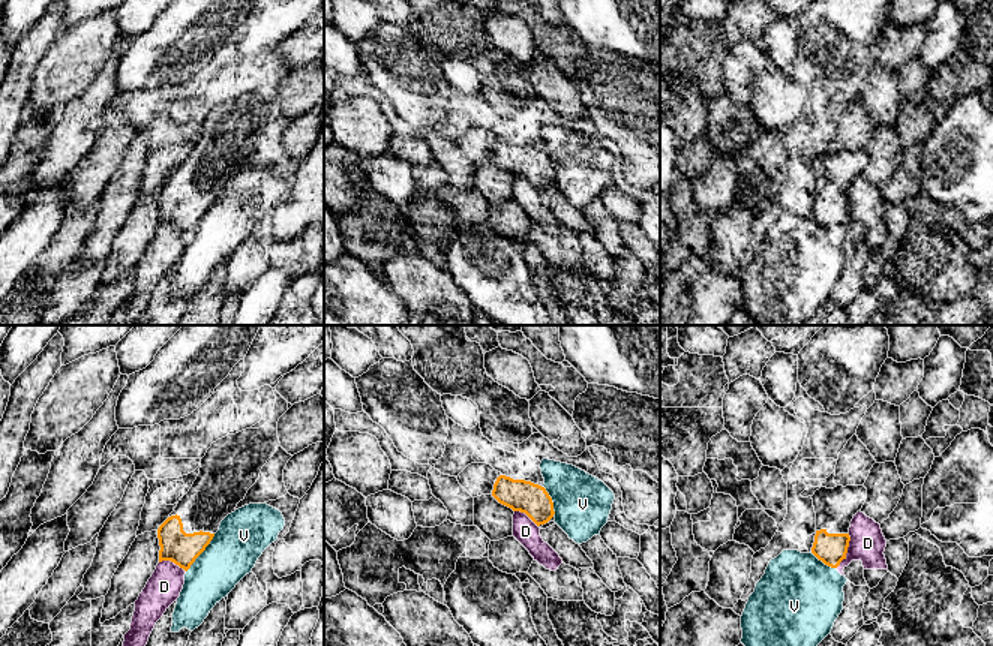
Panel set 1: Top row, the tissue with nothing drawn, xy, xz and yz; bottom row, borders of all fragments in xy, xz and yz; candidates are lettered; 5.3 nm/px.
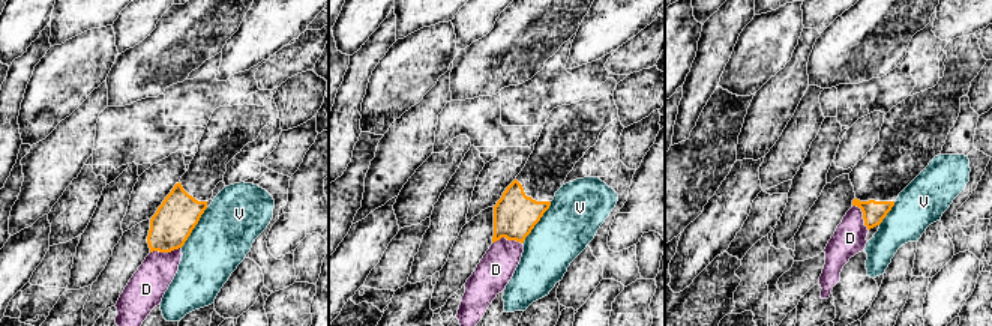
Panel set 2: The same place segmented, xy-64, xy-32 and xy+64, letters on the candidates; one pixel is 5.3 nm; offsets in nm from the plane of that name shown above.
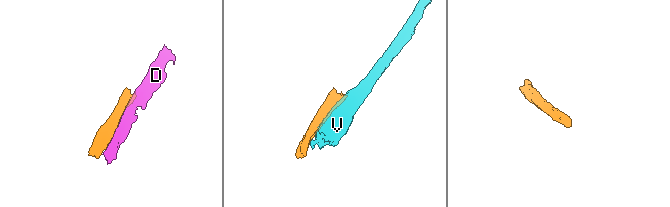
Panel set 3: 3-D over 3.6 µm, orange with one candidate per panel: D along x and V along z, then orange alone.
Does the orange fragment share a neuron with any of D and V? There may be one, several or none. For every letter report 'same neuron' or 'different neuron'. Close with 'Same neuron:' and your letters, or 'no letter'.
D: different neuron
V: different neuron
Same neuron: no letter

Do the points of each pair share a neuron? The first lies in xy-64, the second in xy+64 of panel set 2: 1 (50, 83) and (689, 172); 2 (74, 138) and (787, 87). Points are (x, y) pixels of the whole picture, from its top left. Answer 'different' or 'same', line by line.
1: different
2: same

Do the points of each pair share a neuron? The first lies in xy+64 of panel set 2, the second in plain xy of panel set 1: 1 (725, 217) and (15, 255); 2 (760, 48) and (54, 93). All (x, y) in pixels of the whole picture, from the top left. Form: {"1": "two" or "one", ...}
{"1": "one", "2": "one"}

